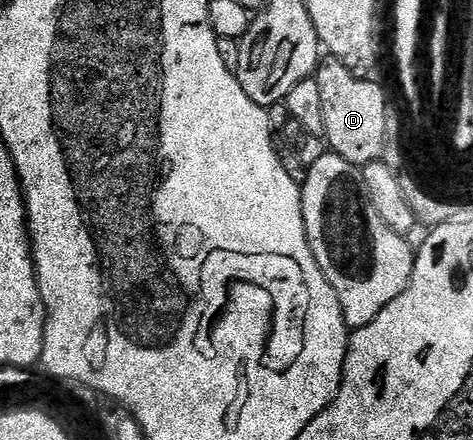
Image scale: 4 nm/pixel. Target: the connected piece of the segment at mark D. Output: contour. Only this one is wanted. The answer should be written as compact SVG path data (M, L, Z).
M333 58L327 59L319 67L316 73L316 79L320 82L320 95L324 101L324 139L332 149L333 155L343 156L348 162L359 166L365 166L373 160L383 159L387 151L387 139L391 135L390 116L386 113L386 92L365 75L348 70L340 60Z

